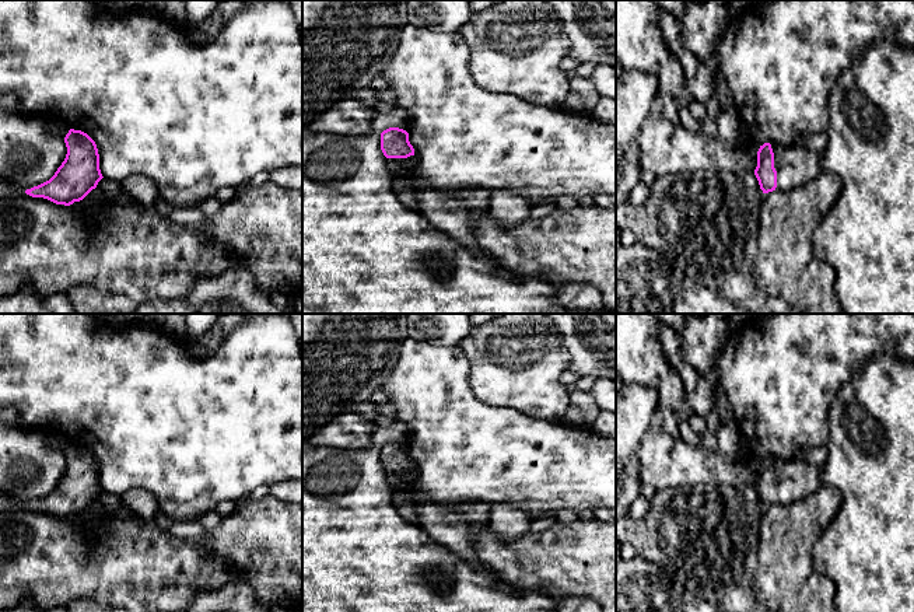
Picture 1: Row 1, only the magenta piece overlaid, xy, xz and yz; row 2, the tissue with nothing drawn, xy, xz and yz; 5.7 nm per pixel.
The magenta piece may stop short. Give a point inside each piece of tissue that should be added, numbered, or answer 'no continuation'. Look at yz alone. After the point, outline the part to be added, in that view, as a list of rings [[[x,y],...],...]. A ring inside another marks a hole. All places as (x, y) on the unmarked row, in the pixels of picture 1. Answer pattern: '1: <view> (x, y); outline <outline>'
1: yz (795, 479); outline [[[771,457],[771,462],[777,485],[777,504],[791,506],[823,486],[820,468],[805,462],[803,458],[787,461]]]

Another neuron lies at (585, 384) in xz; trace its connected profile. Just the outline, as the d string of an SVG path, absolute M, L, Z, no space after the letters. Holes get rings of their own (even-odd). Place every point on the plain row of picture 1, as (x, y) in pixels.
M592 375L579 377L570 388L570 394L575 391L589 392L598 378Z

